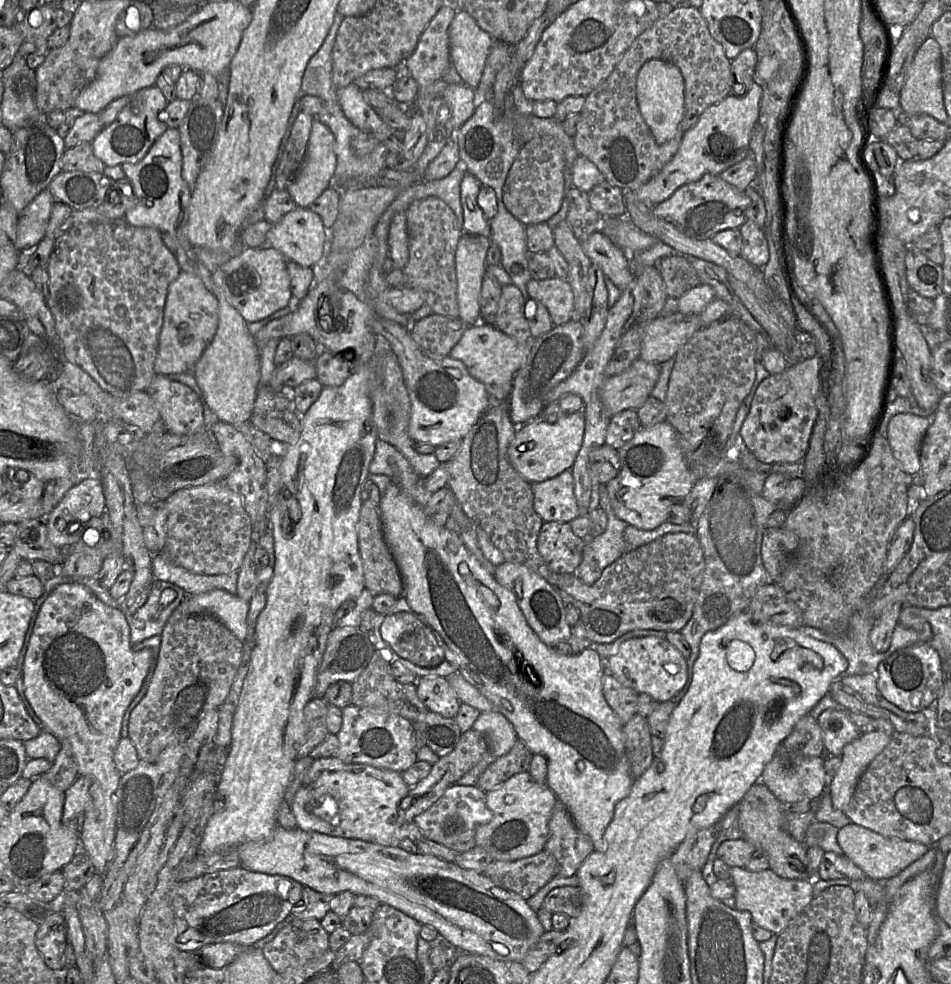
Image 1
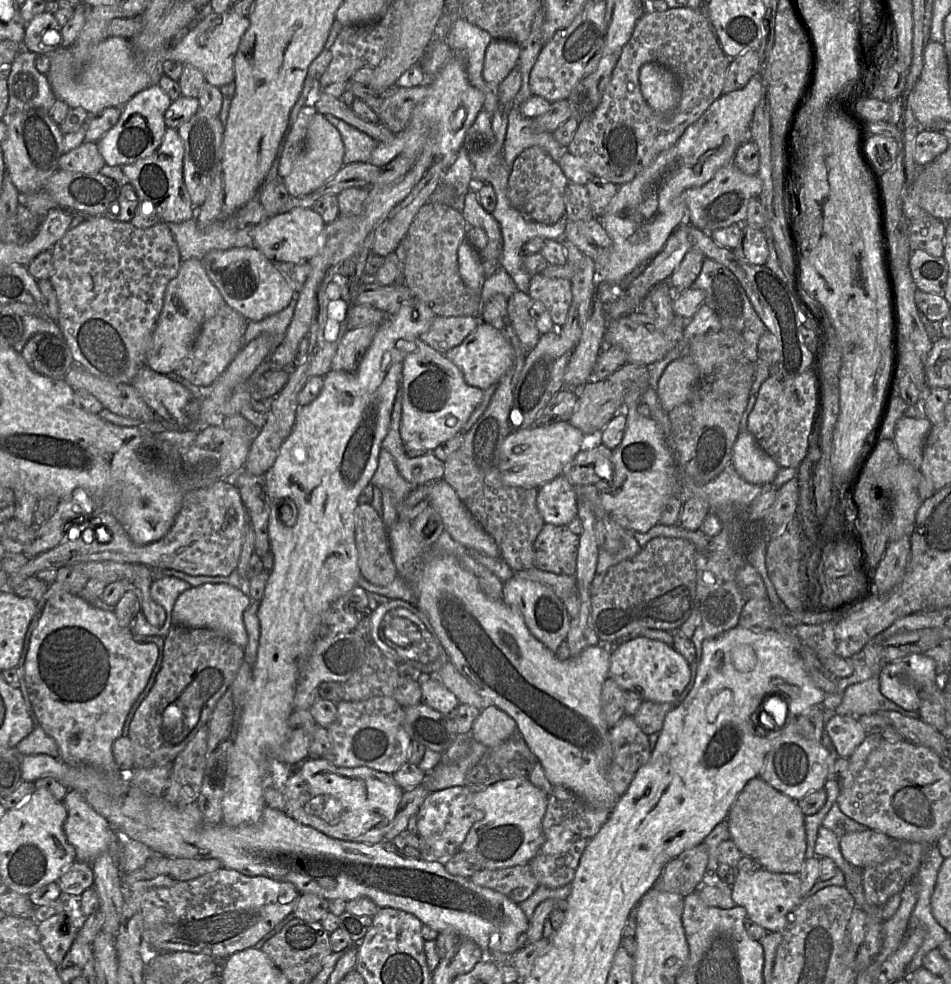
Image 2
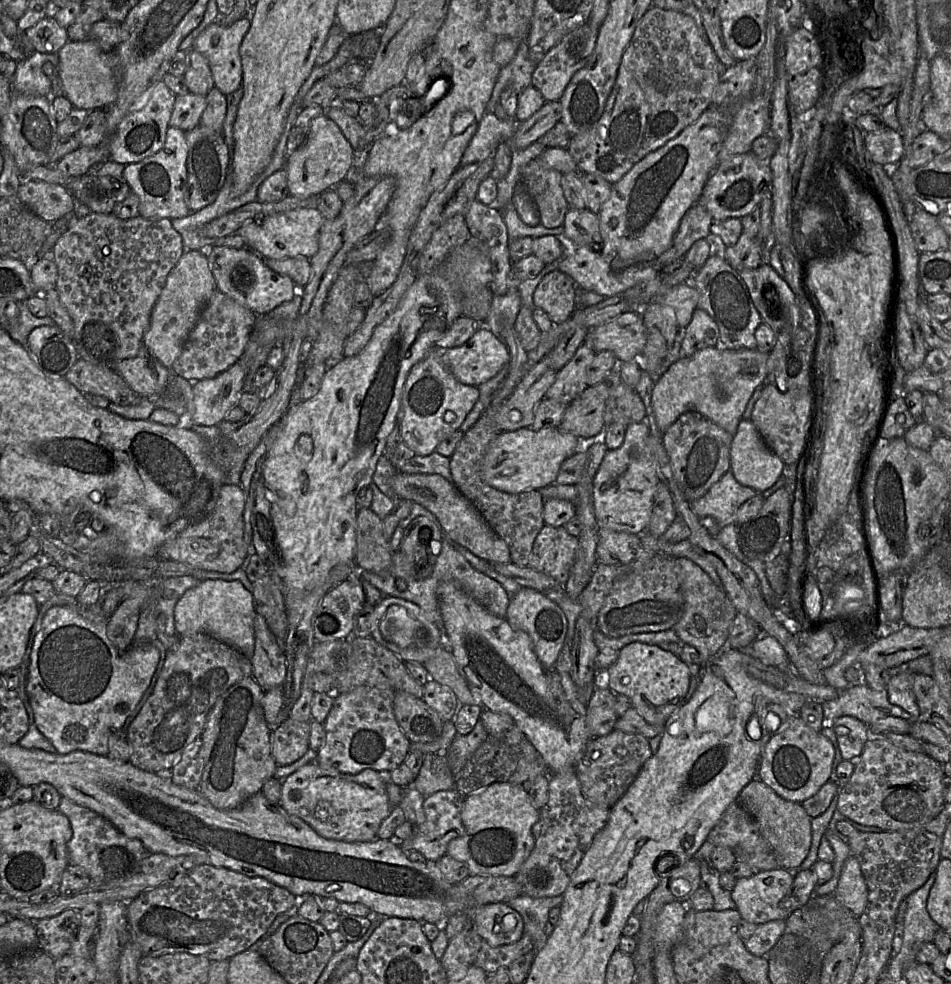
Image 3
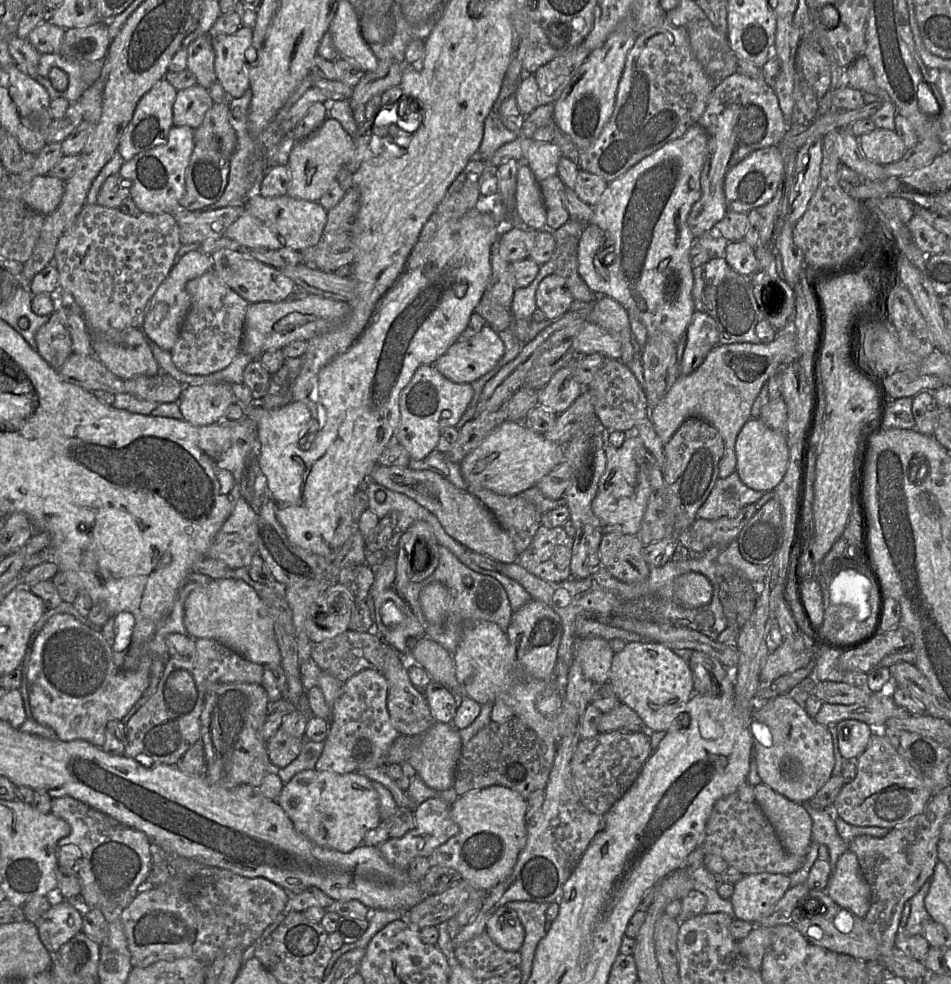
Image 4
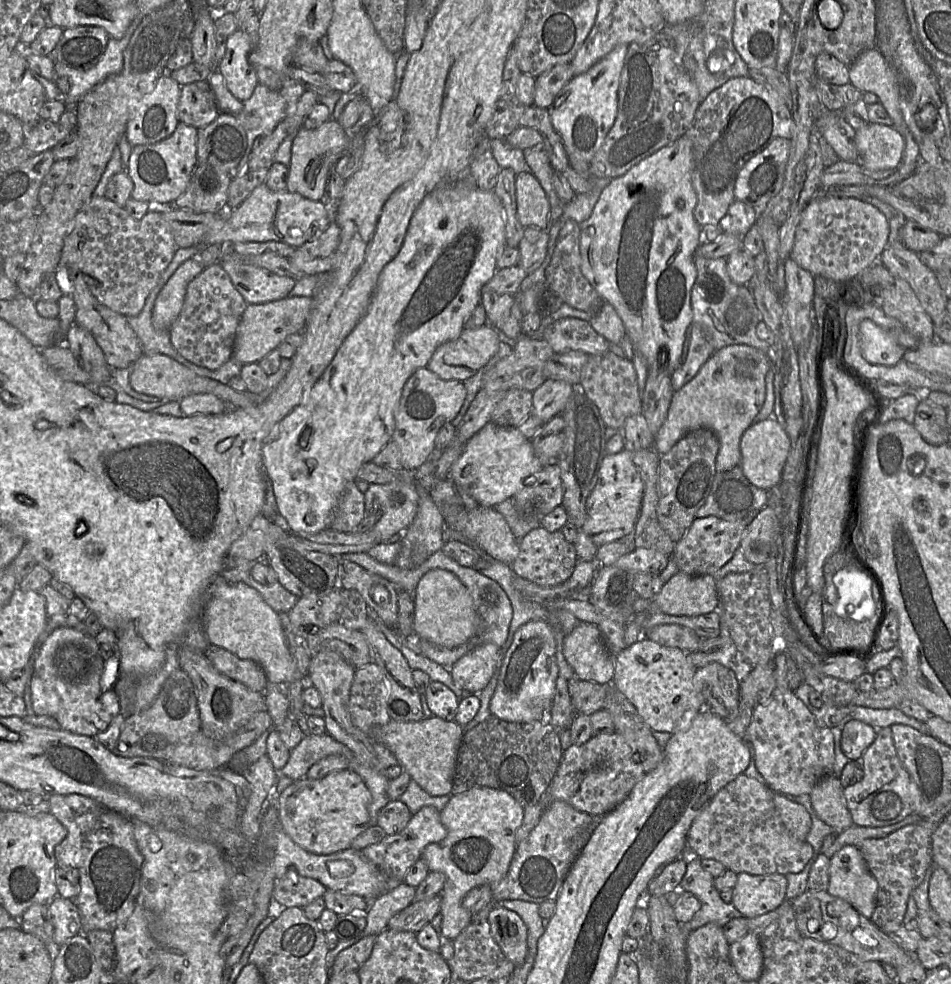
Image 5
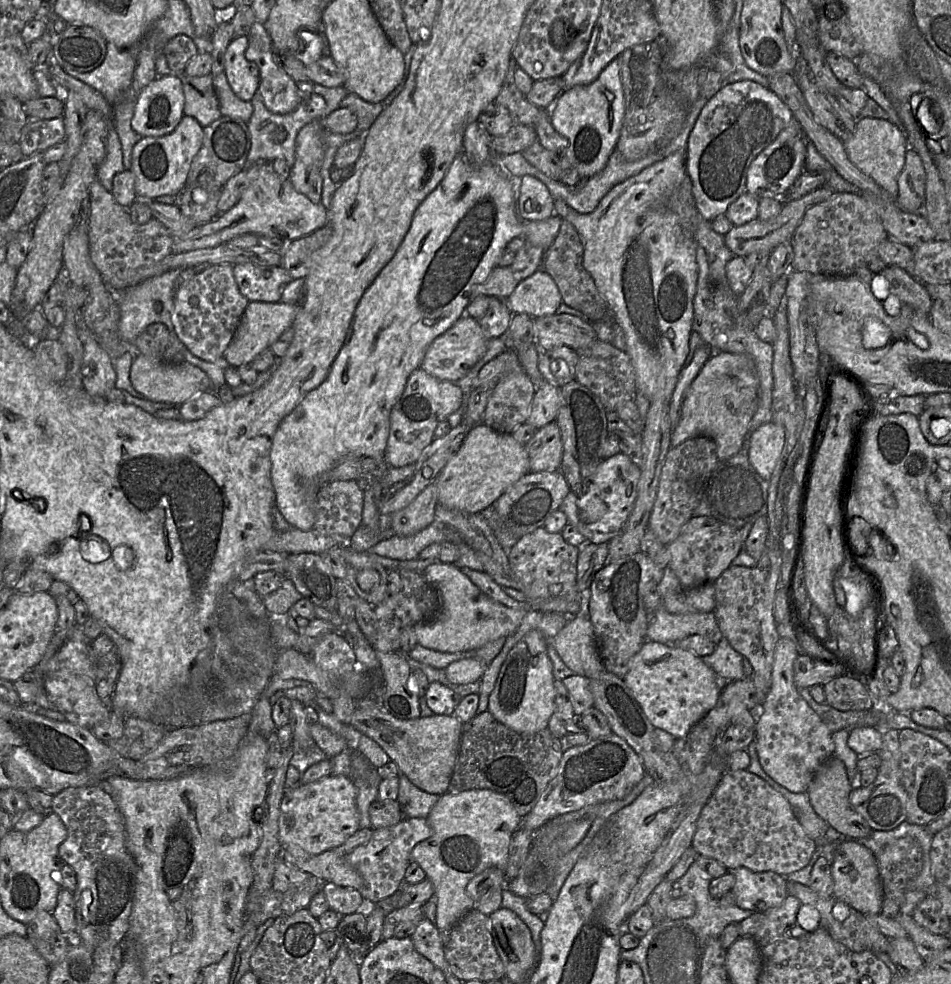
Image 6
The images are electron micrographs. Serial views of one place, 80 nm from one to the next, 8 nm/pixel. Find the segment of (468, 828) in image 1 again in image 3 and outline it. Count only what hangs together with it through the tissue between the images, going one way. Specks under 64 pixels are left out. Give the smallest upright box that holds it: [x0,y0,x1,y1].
[398,789,465,862]

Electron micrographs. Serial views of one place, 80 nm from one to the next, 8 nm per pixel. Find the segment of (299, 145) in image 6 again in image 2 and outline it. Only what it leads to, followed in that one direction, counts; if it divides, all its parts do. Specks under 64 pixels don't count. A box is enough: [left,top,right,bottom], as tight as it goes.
[283,114,344,197]

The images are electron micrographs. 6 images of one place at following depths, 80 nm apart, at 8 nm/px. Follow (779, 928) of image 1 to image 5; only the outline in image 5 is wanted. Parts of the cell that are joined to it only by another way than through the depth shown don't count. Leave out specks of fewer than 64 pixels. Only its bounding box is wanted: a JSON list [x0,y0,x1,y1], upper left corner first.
[731,873,787,918]

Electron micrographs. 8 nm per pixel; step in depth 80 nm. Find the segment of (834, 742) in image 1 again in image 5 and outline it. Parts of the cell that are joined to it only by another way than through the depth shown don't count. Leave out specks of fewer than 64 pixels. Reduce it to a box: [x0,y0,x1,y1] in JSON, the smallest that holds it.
[841,720,877,759]

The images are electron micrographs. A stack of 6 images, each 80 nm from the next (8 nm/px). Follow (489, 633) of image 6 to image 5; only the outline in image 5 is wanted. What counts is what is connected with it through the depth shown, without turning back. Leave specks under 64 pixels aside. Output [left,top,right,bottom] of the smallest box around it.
[413,569,479,648]

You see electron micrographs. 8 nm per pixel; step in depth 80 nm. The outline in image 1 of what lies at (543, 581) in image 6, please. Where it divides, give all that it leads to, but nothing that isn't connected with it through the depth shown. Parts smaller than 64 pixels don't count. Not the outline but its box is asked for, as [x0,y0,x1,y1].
[537,522,584,574]

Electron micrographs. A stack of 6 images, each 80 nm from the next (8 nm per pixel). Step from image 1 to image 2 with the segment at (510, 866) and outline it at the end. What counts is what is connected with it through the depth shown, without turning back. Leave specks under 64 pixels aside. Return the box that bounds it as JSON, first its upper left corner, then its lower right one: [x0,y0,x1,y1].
[470,863,539,904]

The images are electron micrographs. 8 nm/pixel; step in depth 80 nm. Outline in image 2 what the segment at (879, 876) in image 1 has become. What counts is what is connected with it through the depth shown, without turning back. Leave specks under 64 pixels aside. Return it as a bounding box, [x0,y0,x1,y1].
[839,830,896,870]

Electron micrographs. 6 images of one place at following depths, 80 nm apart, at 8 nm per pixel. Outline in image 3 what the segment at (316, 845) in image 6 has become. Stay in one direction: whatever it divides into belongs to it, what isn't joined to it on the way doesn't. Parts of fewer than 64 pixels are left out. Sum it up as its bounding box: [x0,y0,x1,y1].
[280,762,393,842]

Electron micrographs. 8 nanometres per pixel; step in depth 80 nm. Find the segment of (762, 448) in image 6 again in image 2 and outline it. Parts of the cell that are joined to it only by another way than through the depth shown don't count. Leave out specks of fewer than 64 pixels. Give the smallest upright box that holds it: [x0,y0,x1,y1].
[731,430,780,486]

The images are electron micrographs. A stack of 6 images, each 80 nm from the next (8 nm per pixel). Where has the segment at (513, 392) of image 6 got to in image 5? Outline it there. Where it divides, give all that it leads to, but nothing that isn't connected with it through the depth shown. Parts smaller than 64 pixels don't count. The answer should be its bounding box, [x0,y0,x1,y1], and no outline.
[491,389,533,427]

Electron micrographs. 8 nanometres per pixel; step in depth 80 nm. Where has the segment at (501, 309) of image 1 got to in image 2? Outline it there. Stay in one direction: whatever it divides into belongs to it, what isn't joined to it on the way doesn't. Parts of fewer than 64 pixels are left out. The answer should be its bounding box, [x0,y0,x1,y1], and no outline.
[507,290,541,353]

